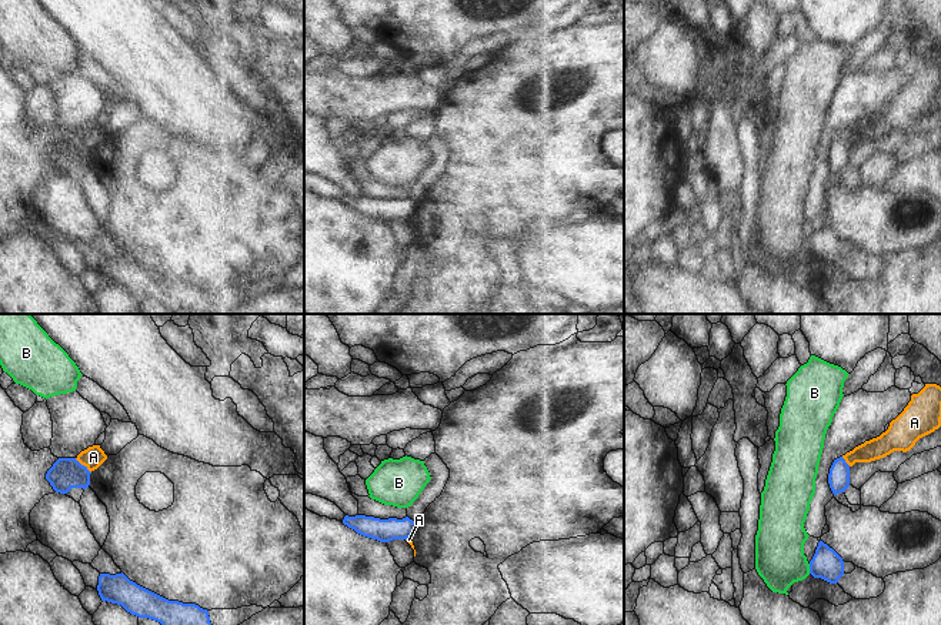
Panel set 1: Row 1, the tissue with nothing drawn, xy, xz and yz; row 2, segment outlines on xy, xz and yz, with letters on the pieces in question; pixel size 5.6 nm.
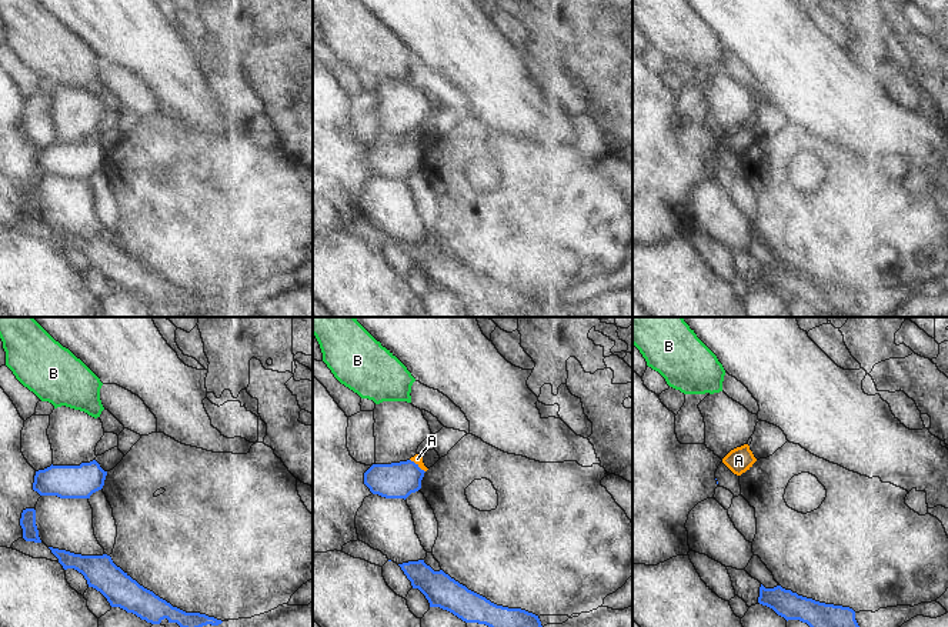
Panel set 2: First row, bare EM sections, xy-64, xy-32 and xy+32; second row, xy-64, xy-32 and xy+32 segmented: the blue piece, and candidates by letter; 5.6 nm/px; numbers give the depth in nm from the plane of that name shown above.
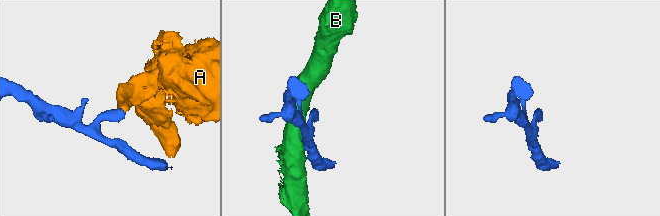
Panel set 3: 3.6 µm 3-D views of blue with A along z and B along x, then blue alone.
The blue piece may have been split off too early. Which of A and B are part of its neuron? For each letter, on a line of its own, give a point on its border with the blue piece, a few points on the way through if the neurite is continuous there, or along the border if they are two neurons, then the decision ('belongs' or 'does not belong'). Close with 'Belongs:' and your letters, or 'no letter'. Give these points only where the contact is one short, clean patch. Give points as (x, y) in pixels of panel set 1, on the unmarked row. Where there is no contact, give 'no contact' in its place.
A: meets blue in xy at (83, 146); border along xy (74, 139), (90, 153); does not belong
B: meets blue in yz at (810, 249); border along yz (808, 244), (810, 253); does not belong
Belongs: no letter

